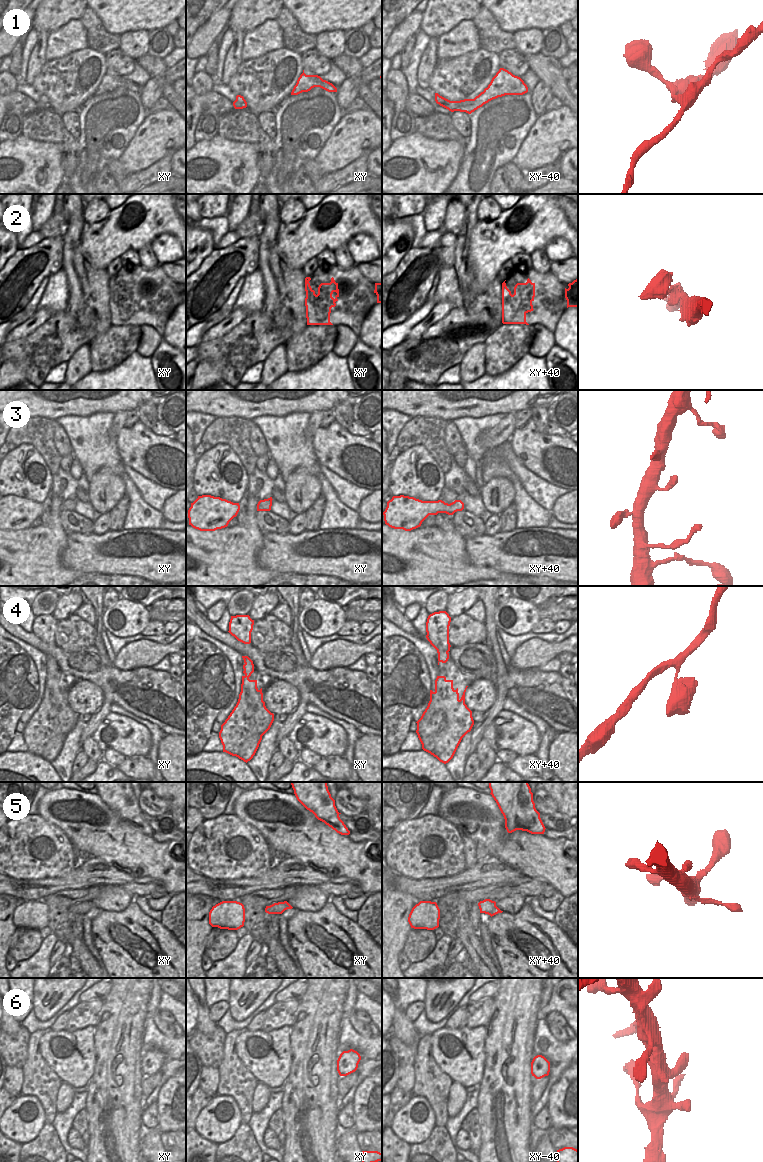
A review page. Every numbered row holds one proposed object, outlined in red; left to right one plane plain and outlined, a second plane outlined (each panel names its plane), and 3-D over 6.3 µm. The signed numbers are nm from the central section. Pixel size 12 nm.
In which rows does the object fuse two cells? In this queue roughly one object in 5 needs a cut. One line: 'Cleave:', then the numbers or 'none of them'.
Cleave: none of them

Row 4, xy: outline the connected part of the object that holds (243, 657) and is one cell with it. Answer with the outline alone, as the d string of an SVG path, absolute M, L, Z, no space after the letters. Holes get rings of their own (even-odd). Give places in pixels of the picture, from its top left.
M248 656L242 658L245 675L242 676L239 699L221 725L219 738L223 752L247 763L255 755L262 736L270 729L274 714L266 708L262 688L257 688L257 680L249 679L254 672L253 661Z

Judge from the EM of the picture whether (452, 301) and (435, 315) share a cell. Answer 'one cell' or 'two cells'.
one cell

